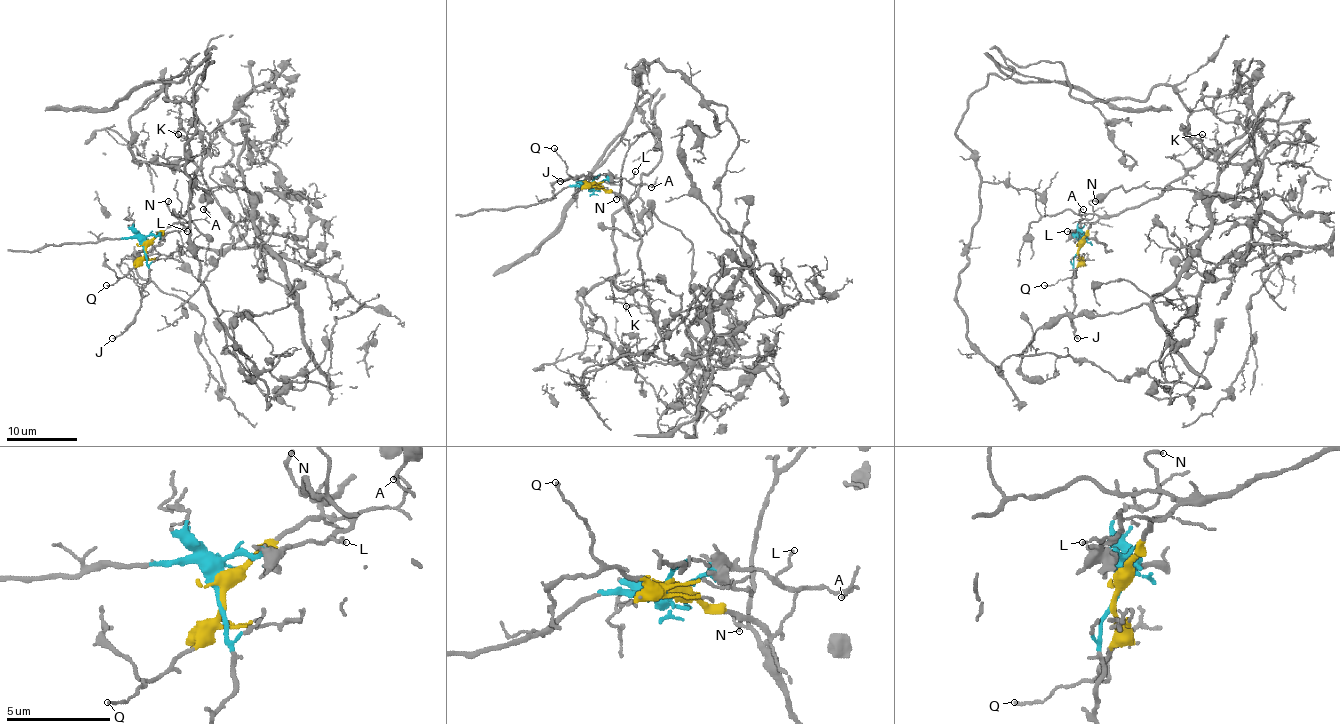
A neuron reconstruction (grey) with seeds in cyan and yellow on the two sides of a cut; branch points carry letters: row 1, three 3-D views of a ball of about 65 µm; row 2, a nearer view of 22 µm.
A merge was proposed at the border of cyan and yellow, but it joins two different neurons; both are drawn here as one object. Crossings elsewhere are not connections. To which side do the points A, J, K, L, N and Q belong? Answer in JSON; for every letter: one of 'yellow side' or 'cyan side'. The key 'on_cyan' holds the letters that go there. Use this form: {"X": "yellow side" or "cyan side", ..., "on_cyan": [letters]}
{"A": "cyan side", "J": "cyan side", "K": "yellow side", "L": "cyan side", "N": "yellow side", "Q": "yellow side", "on_cyan": ["A", "J", "L"]}

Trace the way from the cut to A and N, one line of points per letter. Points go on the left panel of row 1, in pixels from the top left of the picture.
A: (144, 245), (149, 235), (178, 231), (192, 221), (204, 219), (208, 212), (203, 210)
N: (146, 245), (178, 221), (167, 205), (169, 201)

